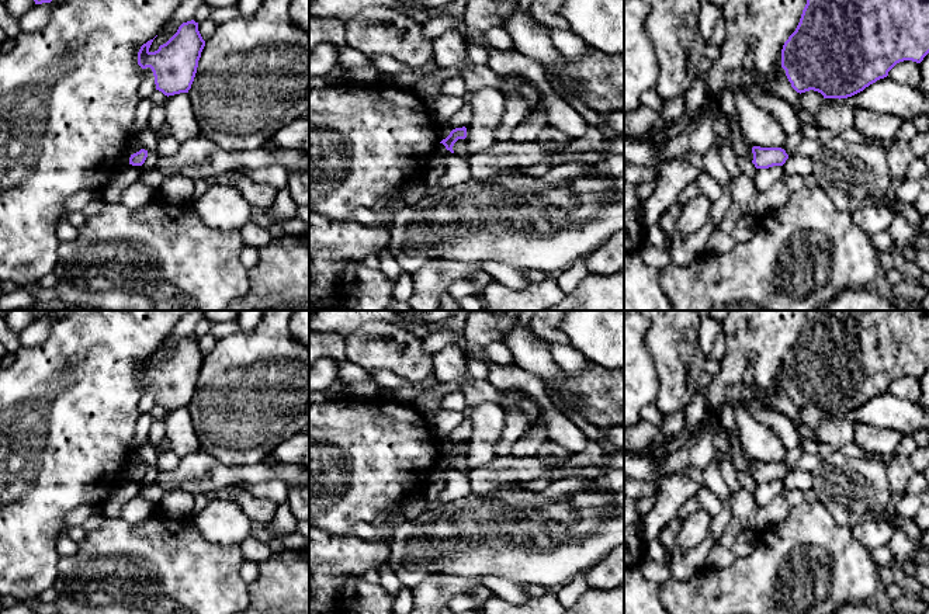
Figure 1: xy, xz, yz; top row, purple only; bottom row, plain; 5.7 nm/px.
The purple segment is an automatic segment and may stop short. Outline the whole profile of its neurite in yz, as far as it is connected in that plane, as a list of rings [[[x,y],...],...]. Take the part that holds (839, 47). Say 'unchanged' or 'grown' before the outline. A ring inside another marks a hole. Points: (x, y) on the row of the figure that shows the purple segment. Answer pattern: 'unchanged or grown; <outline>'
unchanged; [[[807,0],[795,31],[788,37],[781,49],[781,67],[797,93],[818,91],[824,98],[847,98],[863,91],[870,84],[888,76],[888,72],[899,62],[912,60],[921,63],[929,53],[929,0]]]

